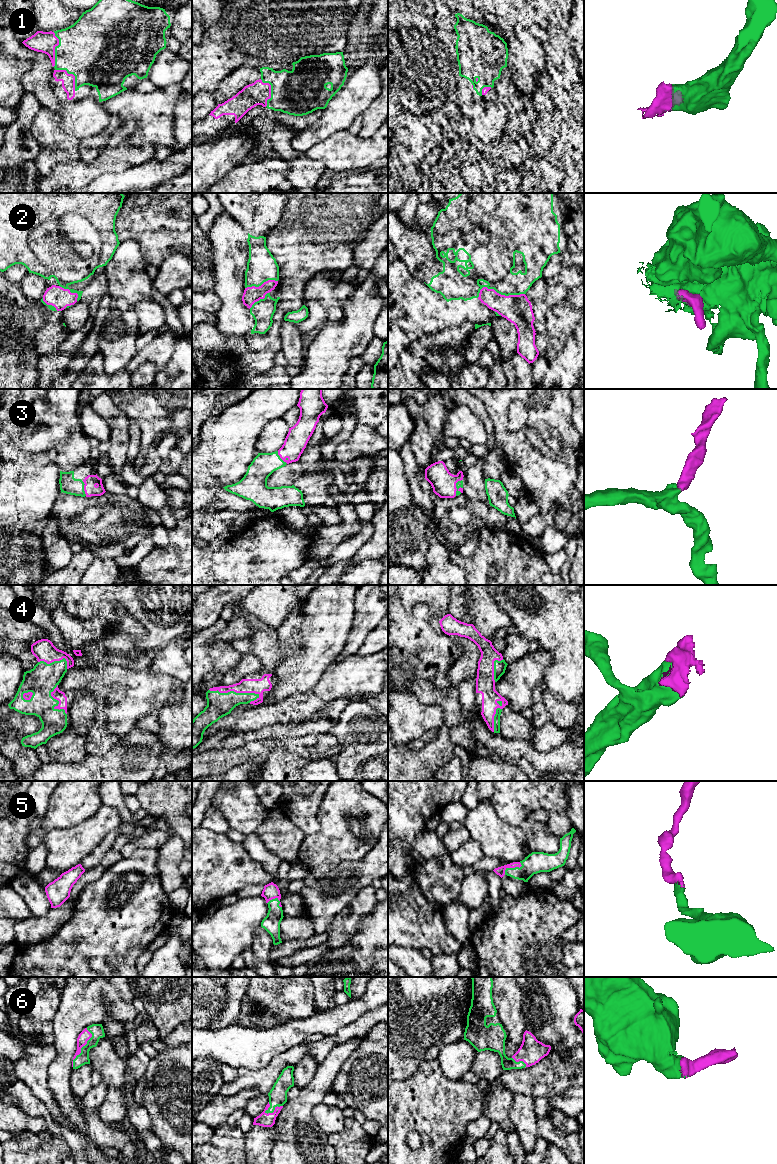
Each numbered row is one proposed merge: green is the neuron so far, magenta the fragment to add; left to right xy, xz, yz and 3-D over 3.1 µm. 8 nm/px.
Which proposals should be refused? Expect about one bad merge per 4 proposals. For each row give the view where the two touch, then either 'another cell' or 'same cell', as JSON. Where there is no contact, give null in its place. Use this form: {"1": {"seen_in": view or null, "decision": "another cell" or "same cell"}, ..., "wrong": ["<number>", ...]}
{"1": {"seen_in": "xy", "decision": "same cell"}, "2": {"seen_in": "yz", "decision": "another cell"}, "3": {"seen_in": "yz", "decision": "same cell"}, "4": {"seen_in": "xz", "decision": "same cell"}, "5": {"seen_in": "yz", "decision": "same cell"}, "6": {"seen_in": "xy", "decision": "same cell"}, "wrong": ["2"]}

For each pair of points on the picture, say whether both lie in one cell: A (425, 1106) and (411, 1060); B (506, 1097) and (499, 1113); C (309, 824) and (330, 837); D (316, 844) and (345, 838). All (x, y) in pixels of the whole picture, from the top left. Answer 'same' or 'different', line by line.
A: different
B: same
C: different
D: same

